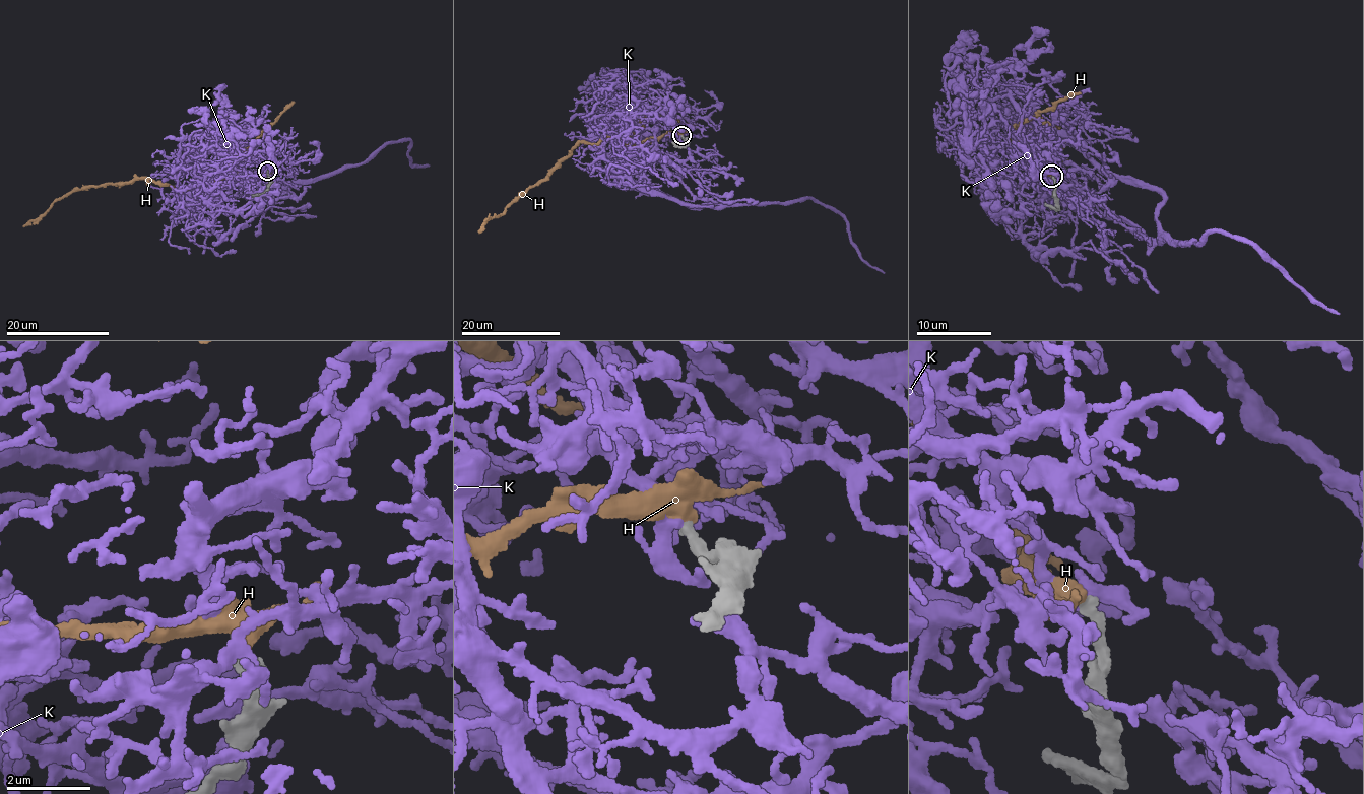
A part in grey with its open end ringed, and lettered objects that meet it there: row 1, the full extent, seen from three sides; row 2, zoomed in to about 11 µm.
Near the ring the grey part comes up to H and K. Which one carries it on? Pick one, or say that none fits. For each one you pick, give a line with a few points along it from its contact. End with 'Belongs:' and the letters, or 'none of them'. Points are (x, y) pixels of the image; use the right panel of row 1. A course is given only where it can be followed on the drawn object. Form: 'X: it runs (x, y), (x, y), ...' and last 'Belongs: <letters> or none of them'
Belongs: none of them

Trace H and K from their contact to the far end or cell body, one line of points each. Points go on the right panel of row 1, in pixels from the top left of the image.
H: (1052, 176), (1038, 163), (1014, 160), (1012, 138), (1026, 128), (1054, 127), (1066, 137), (1058, 154), (1069, 164)
K: (1051, 177), (995, 77), (1018, 114), (1161, 195), (1161, 229), (1178, 246), (1217, 230), (1250, 240), (1338, 314)

